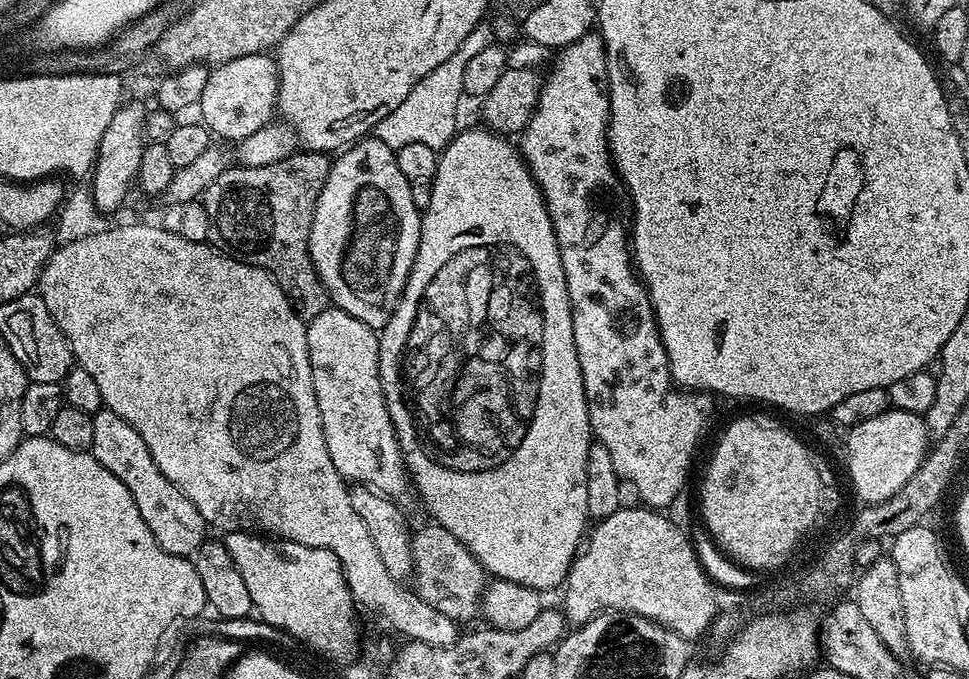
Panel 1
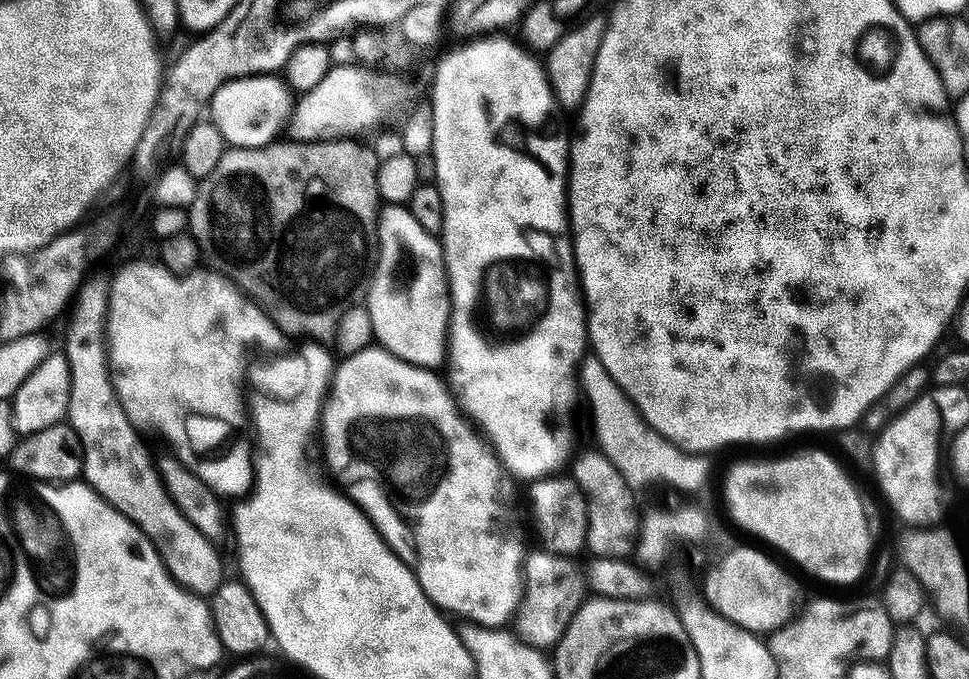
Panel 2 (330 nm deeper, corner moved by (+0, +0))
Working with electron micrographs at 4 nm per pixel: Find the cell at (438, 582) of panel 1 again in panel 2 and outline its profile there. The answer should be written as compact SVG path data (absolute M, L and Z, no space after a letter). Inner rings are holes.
M536 550L531 556L532 553L522 564L522 595L514 613L514 635L532 648L548 650L572 620L572 615L582 603L582 595L576 585L576 568L571 559L543 550Z

